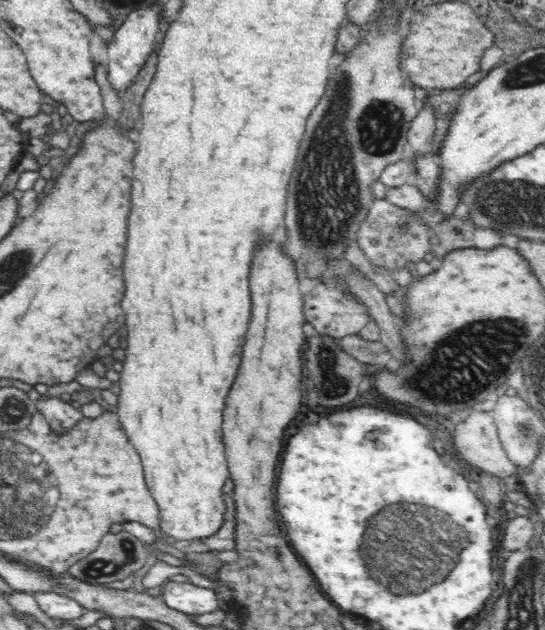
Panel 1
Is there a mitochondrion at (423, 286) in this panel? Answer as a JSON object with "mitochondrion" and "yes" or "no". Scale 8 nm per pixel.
{"mitochondrion":"no"}

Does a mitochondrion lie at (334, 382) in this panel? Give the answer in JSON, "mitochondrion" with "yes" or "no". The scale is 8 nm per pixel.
{"mitochondrion":"yes"}

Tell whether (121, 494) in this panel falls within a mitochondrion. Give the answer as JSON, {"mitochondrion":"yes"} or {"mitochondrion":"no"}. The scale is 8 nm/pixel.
{"mitochondrion":"no"}

